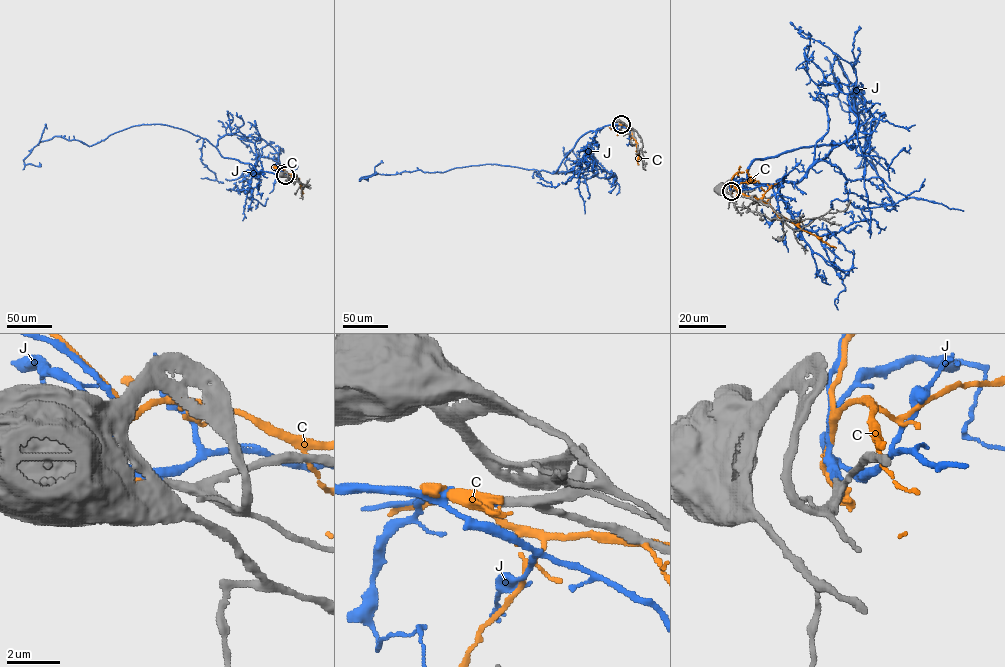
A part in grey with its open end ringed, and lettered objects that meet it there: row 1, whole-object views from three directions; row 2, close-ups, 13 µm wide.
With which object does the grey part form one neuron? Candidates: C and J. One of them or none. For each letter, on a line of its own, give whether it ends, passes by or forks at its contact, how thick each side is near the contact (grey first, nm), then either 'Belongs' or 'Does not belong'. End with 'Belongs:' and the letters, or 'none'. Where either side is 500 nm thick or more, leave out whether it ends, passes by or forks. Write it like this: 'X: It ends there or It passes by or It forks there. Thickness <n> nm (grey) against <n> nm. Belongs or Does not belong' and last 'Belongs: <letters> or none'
C: It ends there. Thickness 320 nm (grey) against 480 nm. Does not belong
J: It ends there. Thickness 280 nm (grey) against 320 nm. Belongs
Belongs: J

